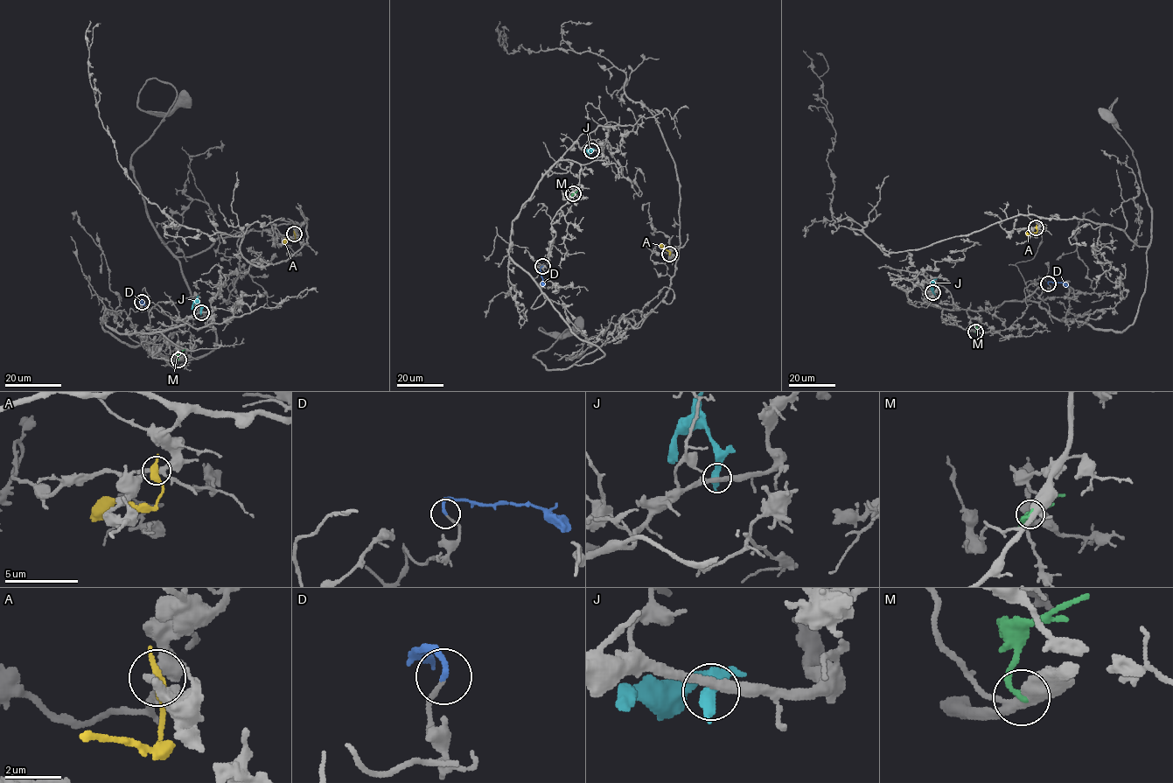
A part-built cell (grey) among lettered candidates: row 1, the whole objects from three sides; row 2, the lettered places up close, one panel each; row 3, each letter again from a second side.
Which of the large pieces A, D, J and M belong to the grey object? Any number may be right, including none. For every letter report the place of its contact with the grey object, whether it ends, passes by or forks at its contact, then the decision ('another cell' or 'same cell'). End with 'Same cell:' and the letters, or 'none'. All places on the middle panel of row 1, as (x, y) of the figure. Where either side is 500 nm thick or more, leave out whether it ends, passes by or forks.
A: meets grey at (669, 254); it ends there; another cell
D: meets grey at (542, 266); it ends there; same cell
J: meets grey at (591, 150); it passes by; another cell
M: meets grey at (573, 193); it ends there; another cell
Same cell: D

